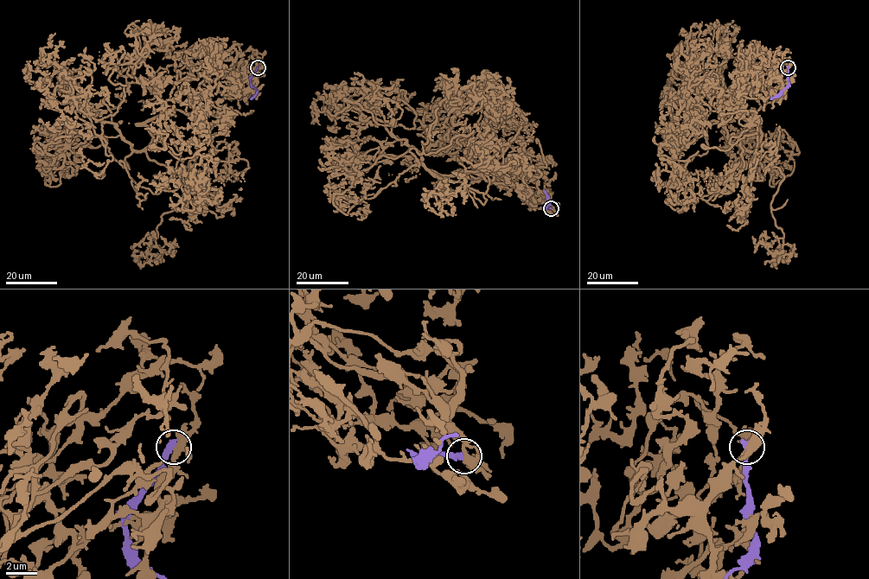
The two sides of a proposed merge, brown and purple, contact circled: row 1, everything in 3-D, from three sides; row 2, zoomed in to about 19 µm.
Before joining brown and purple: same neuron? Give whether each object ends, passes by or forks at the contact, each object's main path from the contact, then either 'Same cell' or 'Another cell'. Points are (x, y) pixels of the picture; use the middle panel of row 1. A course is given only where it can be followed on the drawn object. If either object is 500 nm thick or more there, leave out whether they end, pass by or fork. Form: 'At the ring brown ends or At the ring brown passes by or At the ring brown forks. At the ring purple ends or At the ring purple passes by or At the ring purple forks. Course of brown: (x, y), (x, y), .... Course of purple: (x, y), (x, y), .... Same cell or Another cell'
At the ring brown forks. At the ring purple ends. Course of brown: (551, 207), (468, 153), (495, 95), (453, 108), (492, 76), (470, 108), (526, 123). Course of purple: (551, 207), (543, 209), (550, 203), (543, 190). Another cell

